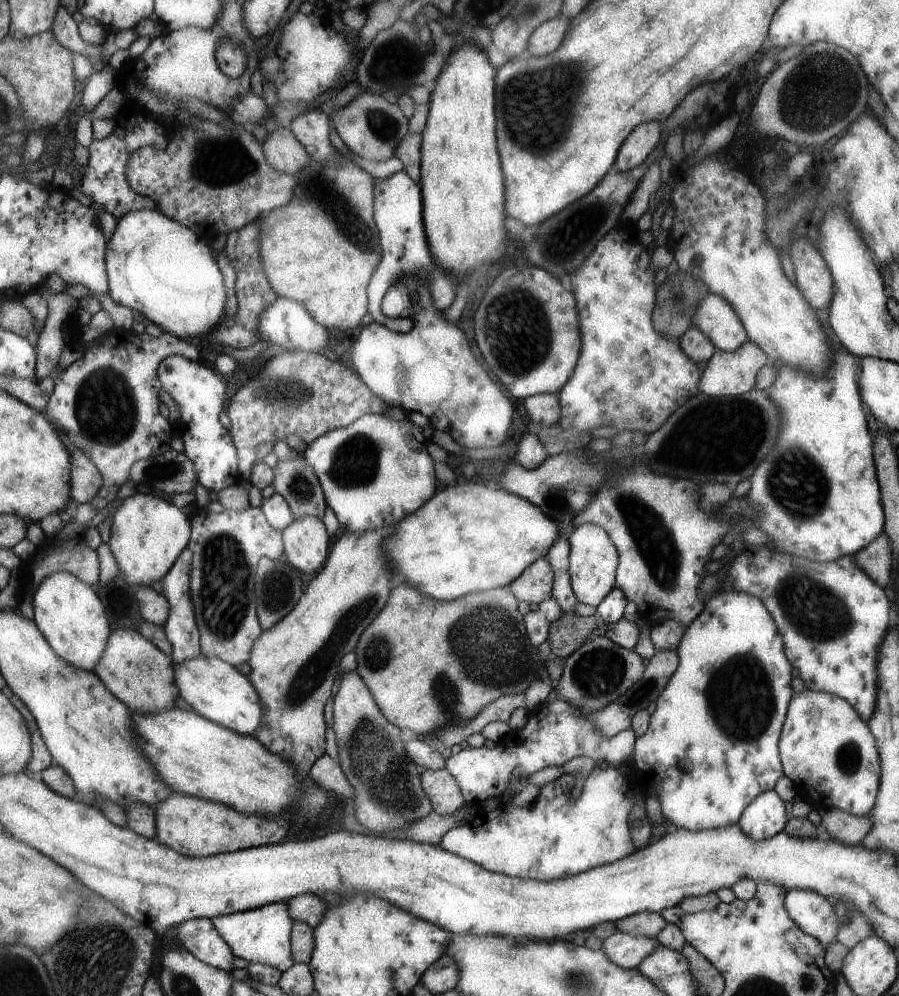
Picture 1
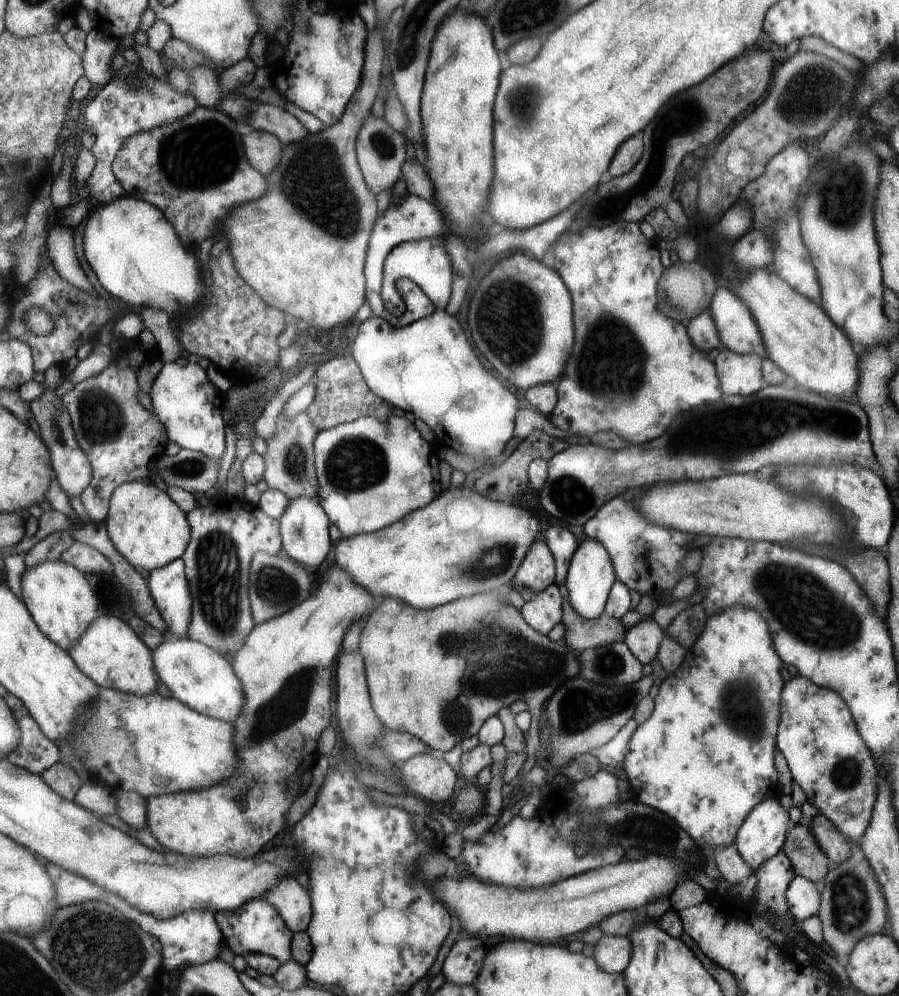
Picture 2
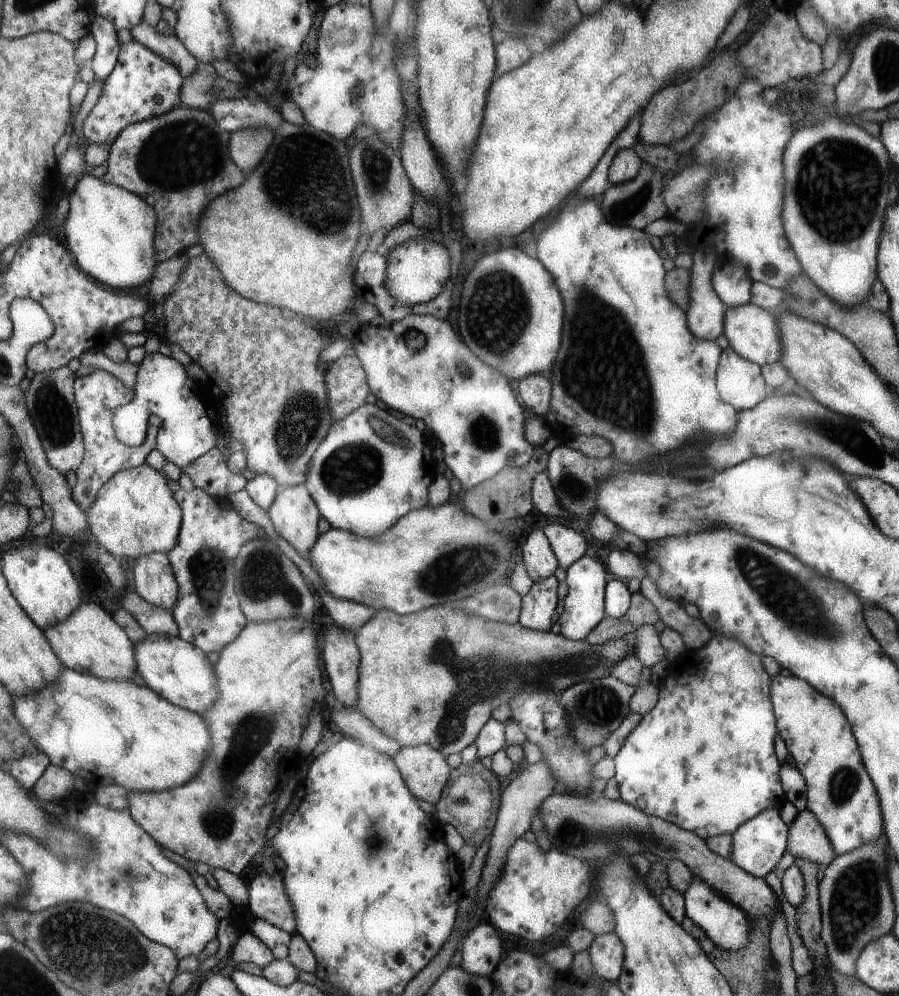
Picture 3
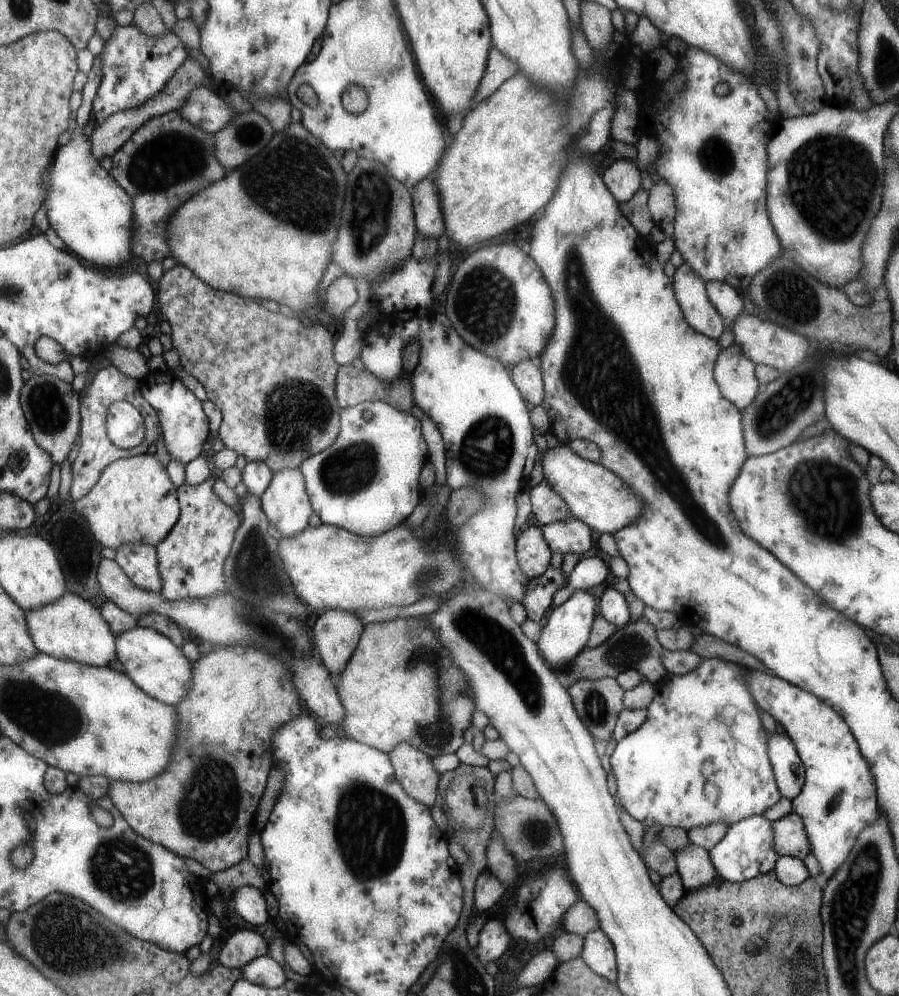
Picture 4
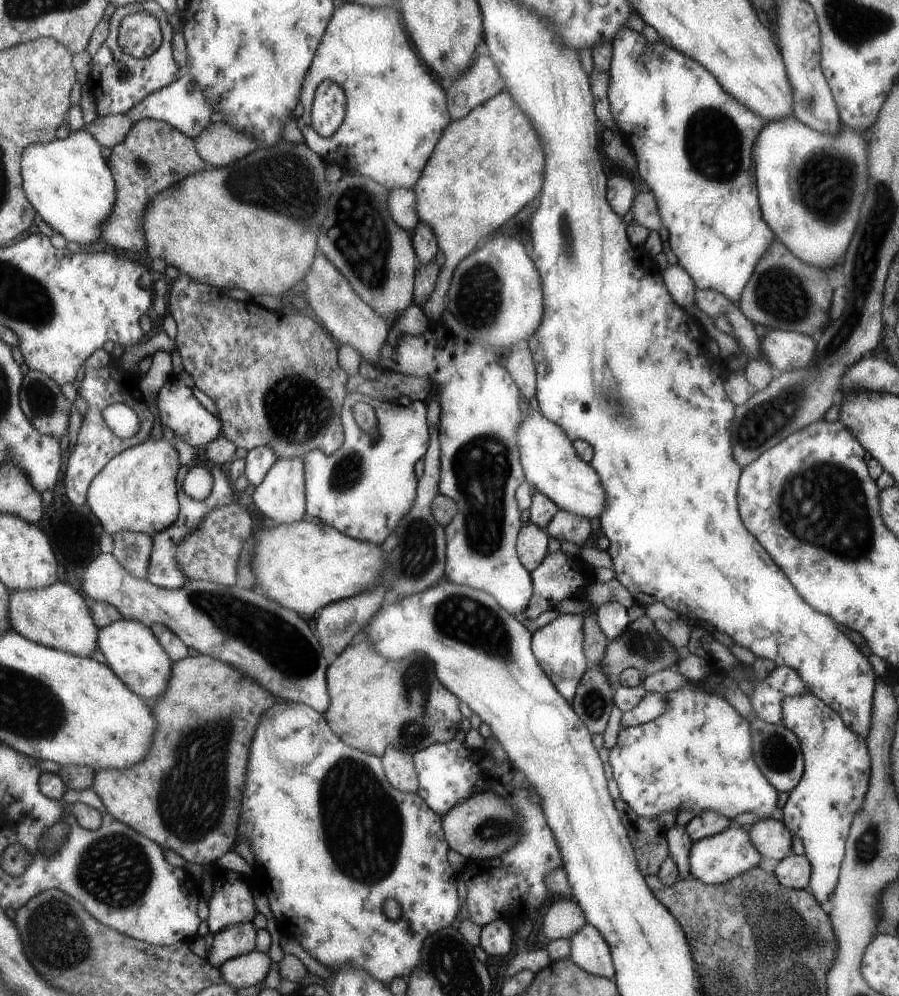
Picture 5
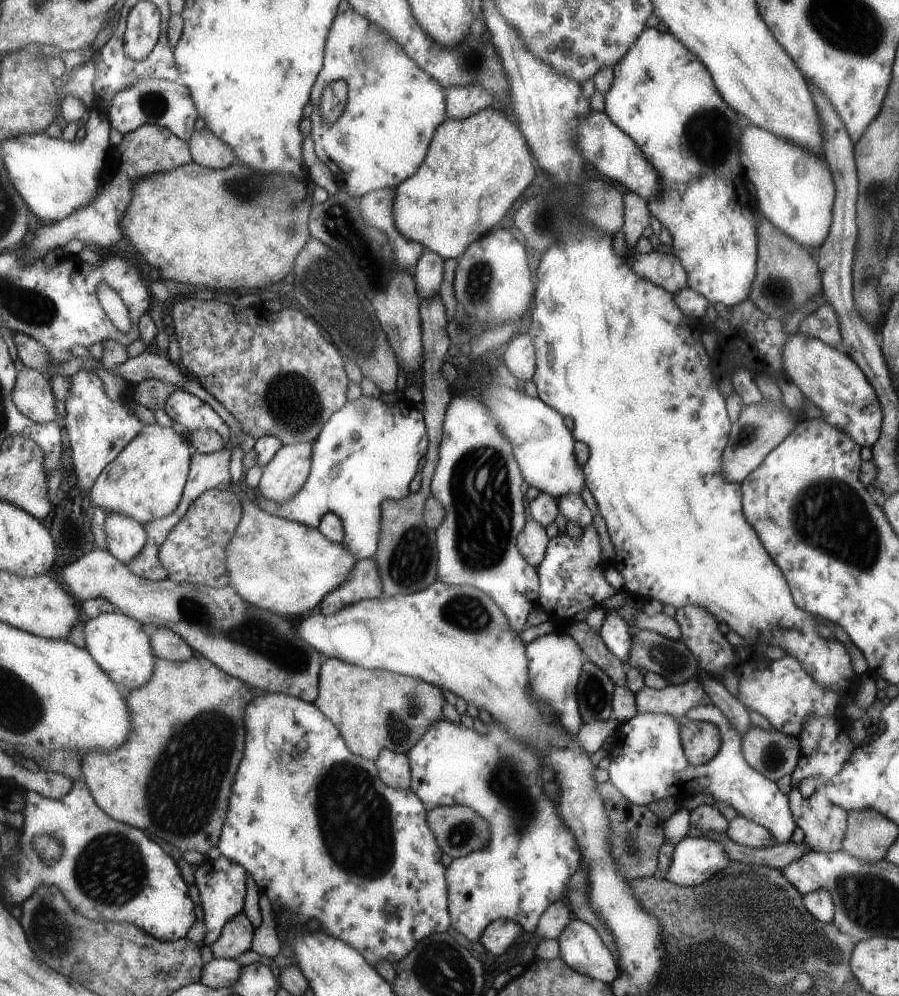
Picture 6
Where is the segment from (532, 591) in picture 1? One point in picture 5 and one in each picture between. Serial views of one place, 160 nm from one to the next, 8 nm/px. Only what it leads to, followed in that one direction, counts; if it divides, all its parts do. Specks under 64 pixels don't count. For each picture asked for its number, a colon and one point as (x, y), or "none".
2: (537, 571)
3: (539, 560)
4: (533, 552)
5: (532, 541)

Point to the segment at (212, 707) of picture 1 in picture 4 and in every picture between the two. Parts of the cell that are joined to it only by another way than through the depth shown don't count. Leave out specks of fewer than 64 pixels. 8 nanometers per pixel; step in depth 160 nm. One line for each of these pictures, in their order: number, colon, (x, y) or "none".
2: (196, 674)
3: (178, 671)
4: (159, 666)

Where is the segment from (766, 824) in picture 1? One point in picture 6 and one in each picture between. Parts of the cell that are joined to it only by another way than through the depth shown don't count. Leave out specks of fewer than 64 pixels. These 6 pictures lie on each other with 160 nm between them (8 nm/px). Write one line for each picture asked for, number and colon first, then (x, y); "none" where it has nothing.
2: (764, 829)
3: (757, 846)
4: (746, 850)
5: (717, 858)
6: (694, 860)

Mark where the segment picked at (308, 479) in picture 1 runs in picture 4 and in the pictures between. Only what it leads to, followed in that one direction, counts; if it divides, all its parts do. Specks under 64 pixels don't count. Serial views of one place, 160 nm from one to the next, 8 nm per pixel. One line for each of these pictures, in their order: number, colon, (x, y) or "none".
2: (290, 459)
3: (267, 369)
4: (273, 377)

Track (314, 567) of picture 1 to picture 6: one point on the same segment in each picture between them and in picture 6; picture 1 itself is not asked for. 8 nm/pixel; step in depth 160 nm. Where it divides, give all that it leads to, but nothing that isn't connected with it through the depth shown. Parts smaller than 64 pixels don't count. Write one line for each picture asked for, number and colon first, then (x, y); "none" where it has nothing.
2: (305, 526)
3: (296, 516)
4: (287, 502)
5: (281, 497)
6: (287, 473)

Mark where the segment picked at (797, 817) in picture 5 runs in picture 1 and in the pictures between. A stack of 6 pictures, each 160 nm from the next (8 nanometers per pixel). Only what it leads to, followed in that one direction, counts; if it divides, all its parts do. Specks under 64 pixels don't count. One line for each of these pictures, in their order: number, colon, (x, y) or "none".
1: (827, 751)
2: (816, 735)
3: (819, 742)
4: (838, 799)

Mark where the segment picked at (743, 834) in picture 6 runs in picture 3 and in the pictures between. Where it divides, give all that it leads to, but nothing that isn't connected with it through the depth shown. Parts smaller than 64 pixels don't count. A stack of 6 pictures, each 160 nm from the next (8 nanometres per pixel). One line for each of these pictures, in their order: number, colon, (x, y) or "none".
3: (805, 839)
4: (790, 839)
5: (770, 837)

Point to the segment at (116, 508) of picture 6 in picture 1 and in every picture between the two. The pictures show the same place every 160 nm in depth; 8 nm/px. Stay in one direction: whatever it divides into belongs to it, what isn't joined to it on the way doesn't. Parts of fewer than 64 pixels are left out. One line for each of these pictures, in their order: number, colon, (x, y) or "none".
1: (148, 533)
2: (147, 526)
3: (136, 512)
4: (135, 501)
5: (137, 491)

